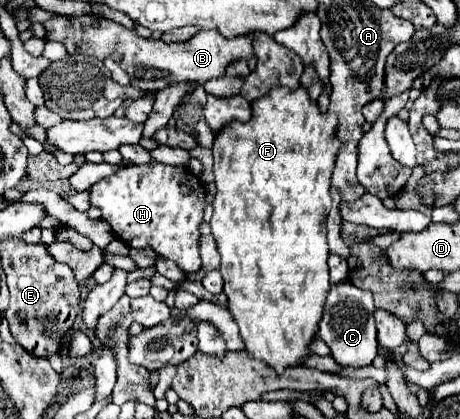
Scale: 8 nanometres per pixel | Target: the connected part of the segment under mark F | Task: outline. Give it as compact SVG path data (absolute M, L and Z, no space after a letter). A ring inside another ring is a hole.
M274 87L266 97L260 97L252 103L252 119L248 123L234 121L228 127L224 127L212 145L214 153L214 179L218 193L214 197L214 215L210 219L212 237L216 241L218 253L222 257L220 261L220 273L224 279L224 293L228 297L228 311L234 317L236 325L240 327L240 337L246 345L246 353L252 355L252 359L260 359L274 367L276 373L284 373L288 367L300 367L304 365L304 359L310 355L310 343L318 335L318 323L322 319L324 301L330 289L329 268L326 259L330 254L326 243L326 217L330 211L330 185L332 185L332 169L334 169L334 155L338 151L338 141L334 137L336 131L336 119L328 117L326 113L320 113L318 105L310 101L304 87L290 91L286 87Z

